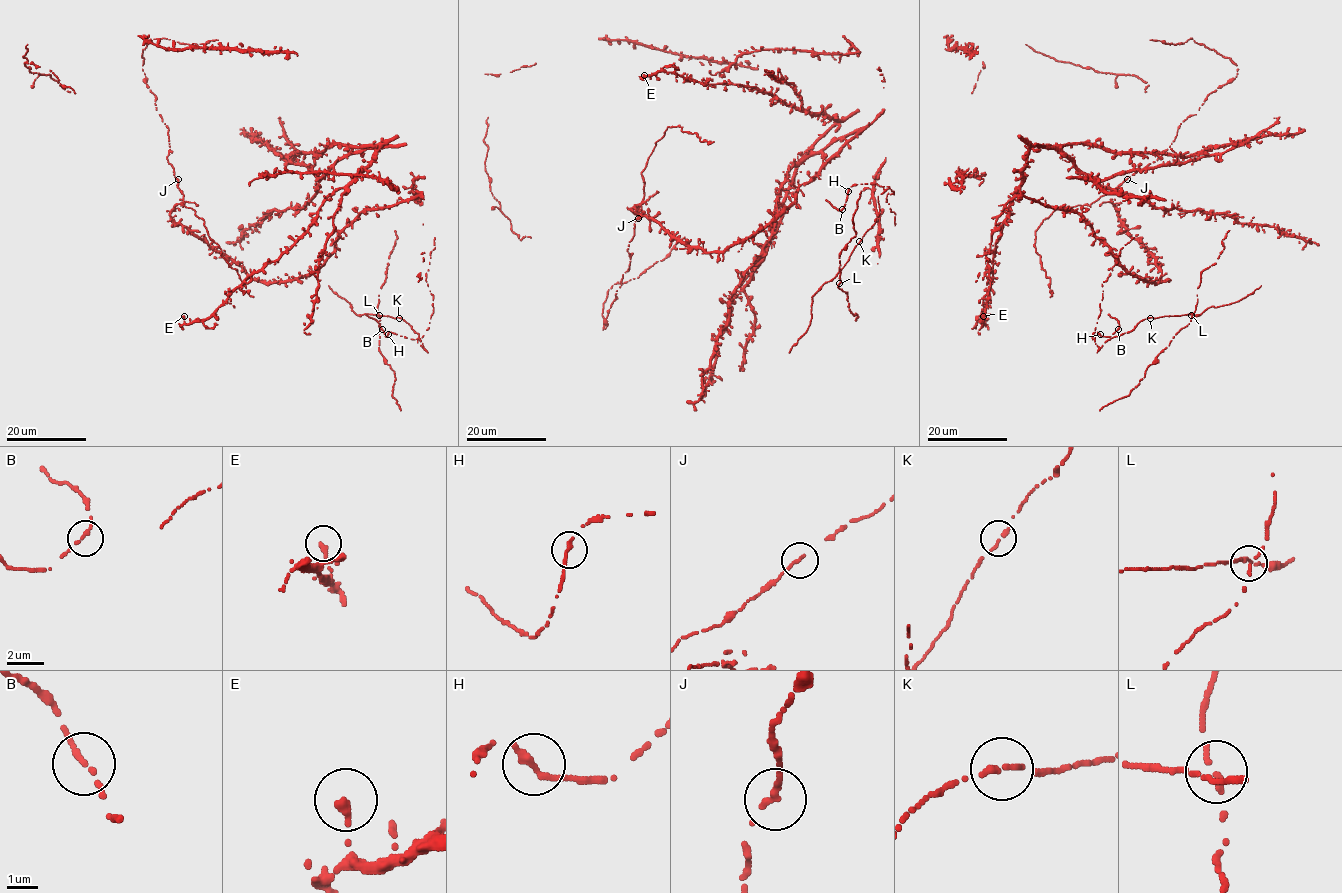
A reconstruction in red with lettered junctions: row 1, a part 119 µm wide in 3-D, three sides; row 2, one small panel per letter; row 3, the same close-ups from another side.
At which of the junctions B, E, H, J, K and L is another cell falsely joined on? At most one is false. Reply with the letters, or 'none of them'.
none of them

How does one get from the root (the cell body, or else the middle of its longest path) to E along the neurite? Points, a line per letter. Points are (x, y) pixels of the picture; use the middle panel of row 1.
E: (806, 153), (836, 124), (833, 119), (796, 110), (755, 87), (703, 84), (664, 71), (644, 75)

